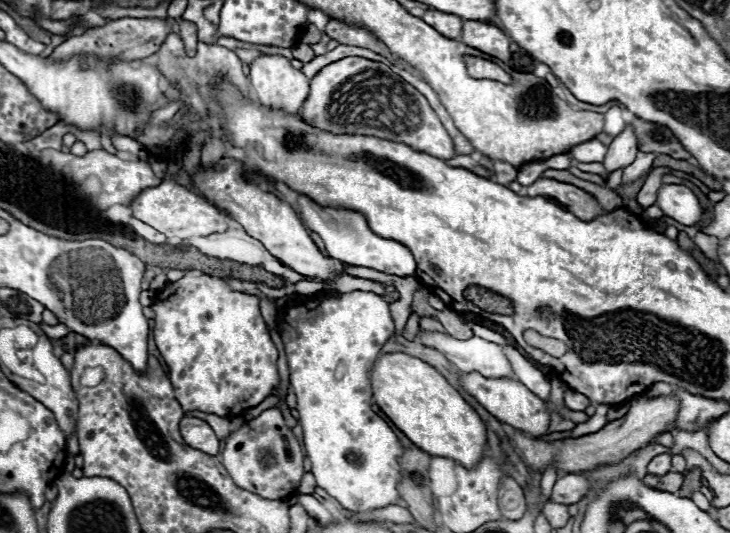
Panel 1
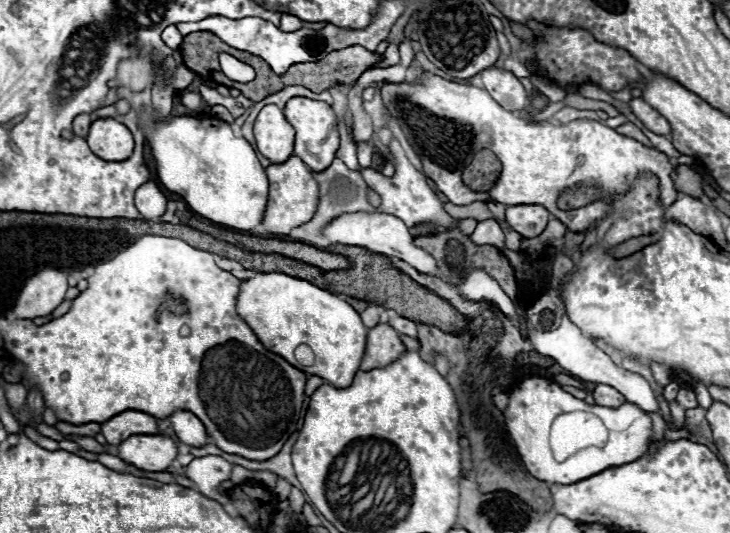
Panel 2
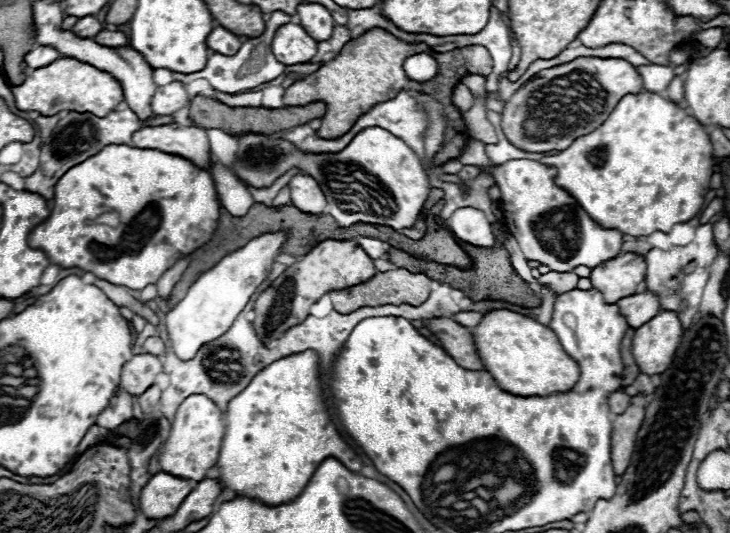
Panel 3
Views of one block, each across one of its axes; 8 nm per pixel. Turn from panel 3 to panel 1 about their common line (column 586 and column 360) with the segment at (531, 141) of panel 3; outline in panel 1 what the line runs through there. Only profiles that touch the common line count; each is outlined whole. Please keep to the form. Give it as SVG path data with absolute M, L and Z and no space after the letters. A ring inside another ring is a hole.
M360 56L332 62L312 78L310 94L302 106L302 118L332 134L370 134L406 142L414 146L414 150L422 150L442 160L456 156L454 142L428 100L386 64Z

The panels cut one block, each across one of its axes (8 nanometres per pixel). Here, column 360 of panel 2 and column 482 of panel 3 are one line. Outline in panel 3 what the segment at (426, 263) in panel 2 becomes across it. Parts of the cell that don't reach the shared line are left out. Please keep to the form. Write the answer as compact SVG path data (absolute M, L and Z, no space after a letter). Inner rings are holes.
M460 208L456 210L450 220L446 220L446 228L462 242L468 242L472 246L492 248L496 244L496 238L492 234L492 224L484 216L484 212L476 208Z

